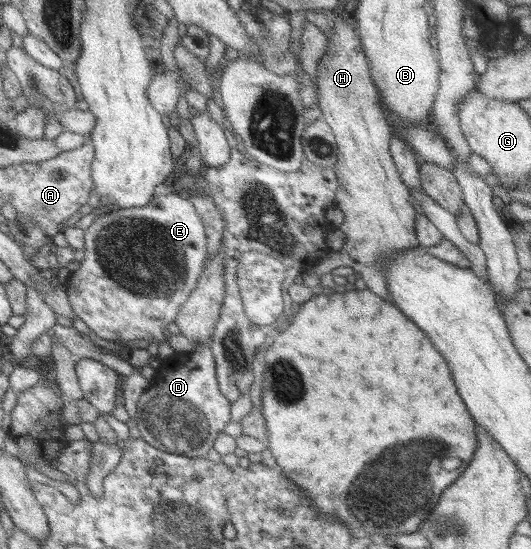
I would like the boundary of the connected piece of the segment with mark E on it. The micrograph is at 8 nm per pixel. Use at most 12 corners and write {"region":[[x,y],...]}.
{"region":[[179,194],[103,211],[64,282],[107,341],[159,337],[208,257]]}

